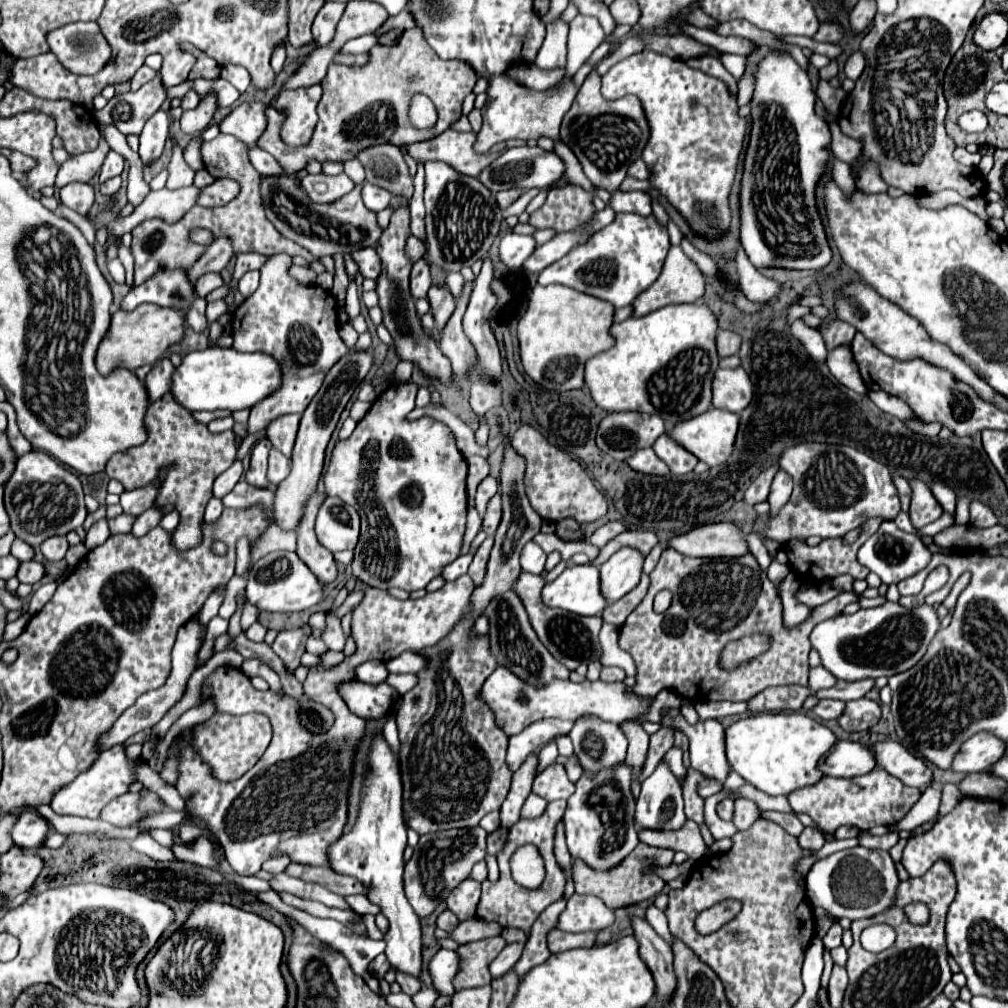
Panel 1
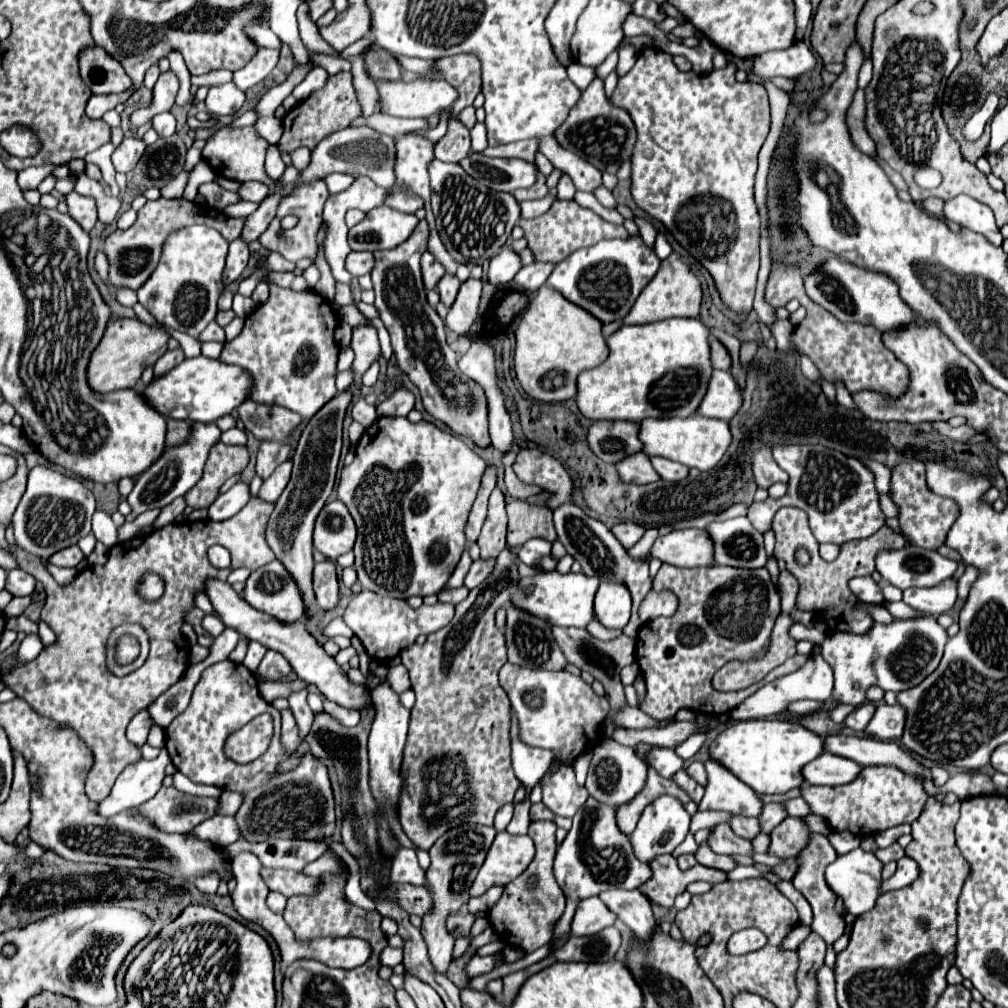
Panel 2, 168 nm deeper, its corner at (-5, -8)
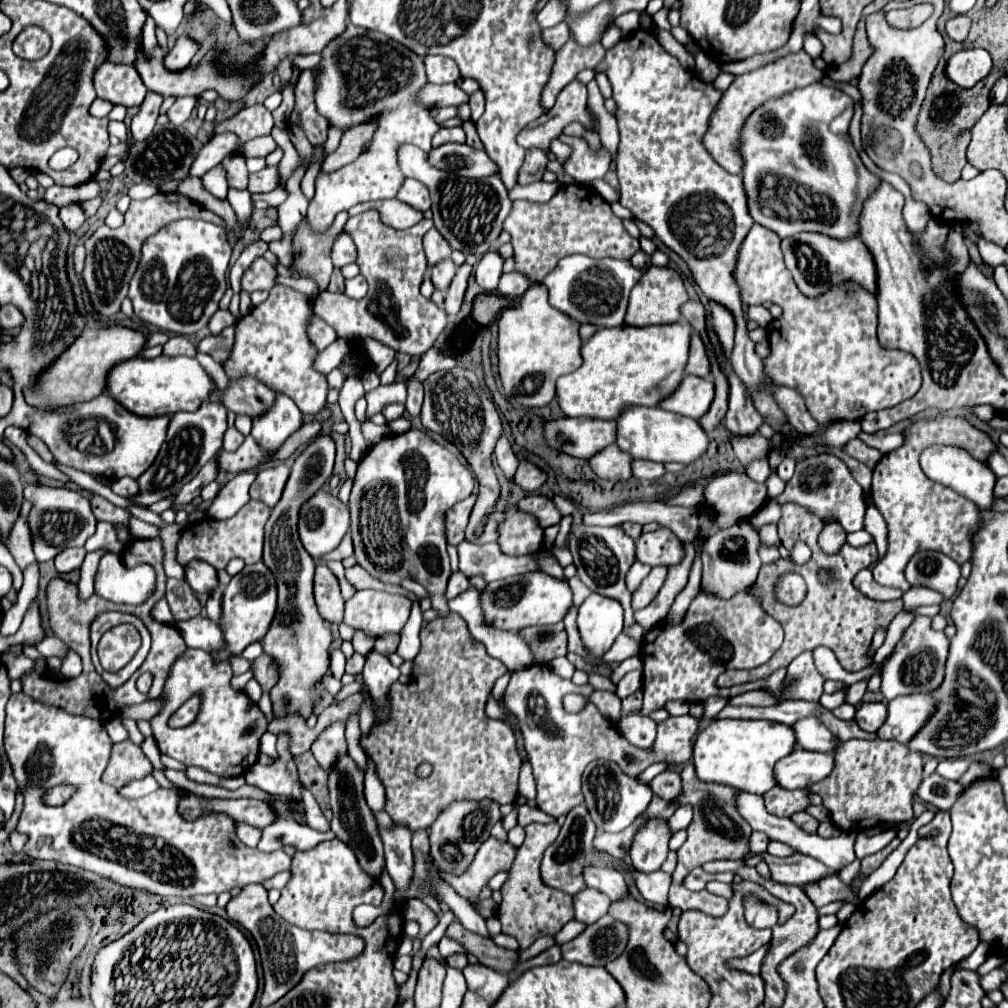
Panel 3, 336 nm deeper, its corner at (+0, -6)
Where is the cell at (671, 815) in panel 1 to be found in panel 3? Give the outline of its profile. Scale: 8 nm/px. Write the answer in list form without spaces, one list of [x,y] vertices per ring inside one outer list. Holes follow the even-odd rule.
[[[652,819],[648,821],[634,837],[630,859],[636,871],[652,873],[658,871],[668,855],[668,839],[670,831],[666,821]]]

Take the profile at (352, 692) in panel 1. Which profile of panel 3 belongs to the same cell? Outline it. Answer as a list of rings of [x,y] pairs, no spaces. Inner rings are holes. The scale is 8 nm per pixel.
[[[194,559],[194,563],[188,563],[184,567],[184,581],[192,587],[196,593],[212,593],[214,587],[218,585],[216,579],[216,569],[210,567],[208,563],[202,563]]]

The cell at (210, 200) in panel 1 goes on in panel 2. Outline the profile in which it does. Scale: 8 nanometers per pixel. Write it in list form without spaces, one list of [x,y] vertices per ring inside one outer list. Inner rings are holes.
[[[247,181],[247,183],[241,183],[237,195],[241,197],[241,201],[261,203],[267,197],[267,187],[263,183],[257,183],[257,181]]]

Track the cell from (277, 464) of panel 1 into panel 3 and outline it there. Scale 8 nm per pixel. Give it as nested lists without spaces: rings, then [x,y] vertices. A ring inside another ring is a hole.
[[[282,463],[264,467],[262,471],[258,471],[258,477],[250,487],[250,497],[266,503],[272,509],[278,503],[278,499],[282,497],[288,475],[290,475],[290,469]]]

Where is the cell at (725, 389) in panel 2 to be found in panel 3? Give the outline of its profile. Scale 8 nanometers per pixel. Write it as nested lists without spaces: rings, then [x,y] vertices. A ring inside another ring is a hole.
[[[686,375],[678,385],[678,391],[670,395],[670,399],[662,399],[658,403],[666,411],[674,411],[692,419],[700,419],[714,399],[714,383],[708,379],[698,379],[694,375]]]

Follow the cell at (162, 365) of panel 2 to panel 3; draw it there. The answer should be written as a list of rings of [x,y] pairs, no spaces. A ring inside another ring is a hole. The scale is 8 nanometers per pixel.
[[[172,337],[164,345],[164,355],[170,355],[170,357],[174,357],[174,355],[196,357],[196,353],[198,353],[198,347],[190,339],[186,339],[186,337]]]

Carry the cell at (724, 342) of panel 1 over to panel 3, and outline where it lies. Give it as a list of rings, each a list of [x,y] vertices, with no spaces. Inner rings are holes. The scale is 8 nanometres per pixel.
[[[696,331],[692,333],[692,339],[690,339],[690,357],[686,363],[686,375],[696,375],[704,379],[710,375],[710,361],[708,361],[704,343]]]

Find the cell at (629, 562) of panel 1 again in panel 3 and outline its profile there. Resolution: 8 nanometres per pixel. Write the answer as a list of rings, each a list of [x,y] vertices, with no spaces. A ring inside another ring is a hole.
[[[592,593],[578,607],[578,631],[584,649],[594,657],[604,657],[616,637],[622,633],[624,609],[614,599]]]

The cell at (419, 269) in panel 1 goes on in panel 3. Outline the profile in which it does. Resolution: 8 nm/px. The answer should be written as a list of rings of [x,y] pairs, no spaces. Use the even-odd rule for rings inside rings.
[[[432,227],[426,235],[424,235],[424,251],[426,251],[426,259],[428,265],[434,265],[446,257],[450,257],[452,247],[450,243],[446,243],[446,239],[442,239],[440,231],[436,227]]]

